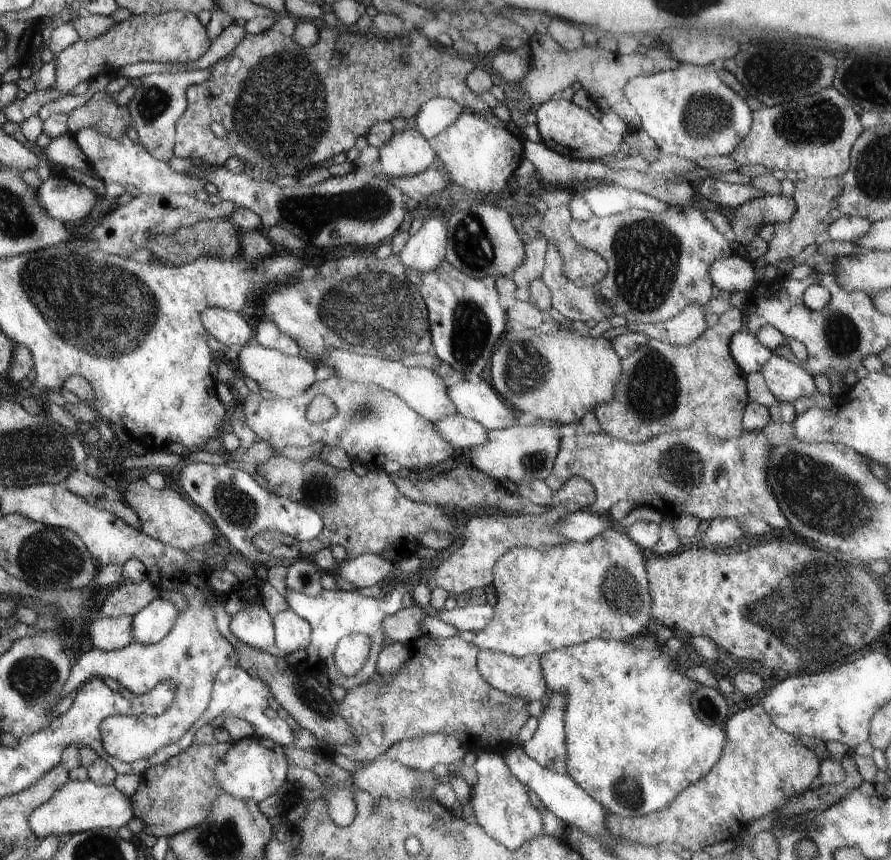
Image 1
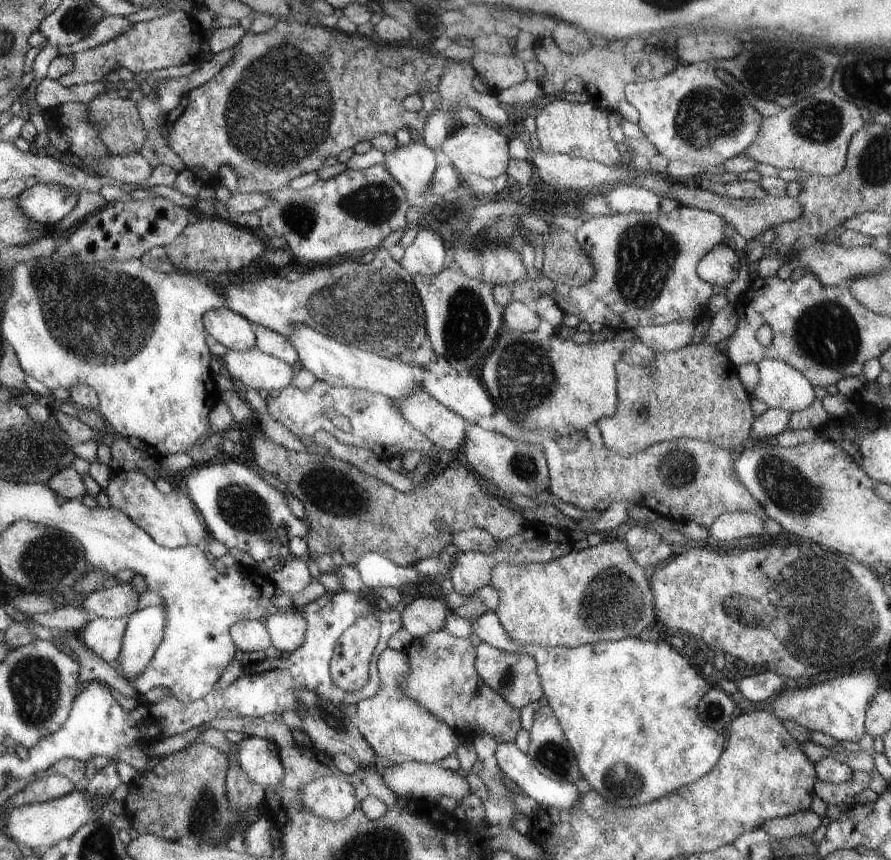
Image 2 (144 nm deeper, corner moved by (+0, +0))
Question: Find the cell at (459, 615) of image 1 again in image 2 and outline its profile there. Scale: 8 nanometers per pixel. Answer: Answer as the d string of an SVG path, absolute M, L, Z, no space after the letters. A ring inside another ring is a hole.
M485 612L483 616L479 616L477 620L471 622L471 628L475 632L475 636L493 646L493 648L499 648L499 650L505 650L505 652L513 652L513 654L521 654L521 656L533 656L535 664L537 664L537 676L541 678L541 688L543 688L543 696L545 700L549 702L549 708L553 710L553 716L557 718L561 730L563 730L563 736L567 740L567 746L569 750L573 752L573 758L575 758L575 766L579 768L579 774L581 774L581 780L585 780L593 792L597 792L599 796L603 796L607 802L611 804L617 804L621 808L633 808L633 806L643 806L647 802L653 802L655 798L661 800L663 796L669 796L671 792L677 792L677 788L685 788L687 784L693 784L695 780L703 778L719 760L723 748L725 748L725 734L721 732L715 732L713 728L709 728L701 718L699 718L699 712L695 710L695 706L699 704L699 700L713 688L711 682L713 680L707 680L703 678L701 674L697 674L687 658L683 654L677 654L675 648L667 646L663 640L659 642L641 642L639 638L623 638L623 640L617 640L617 642L599 642L599 644L593 644L593 646L575 646L575 648L551 648L551 646L531 646L531 644L515 644L515 640L511 640L507 636L507 632L501 628L499 624L499 618L495 612Z

